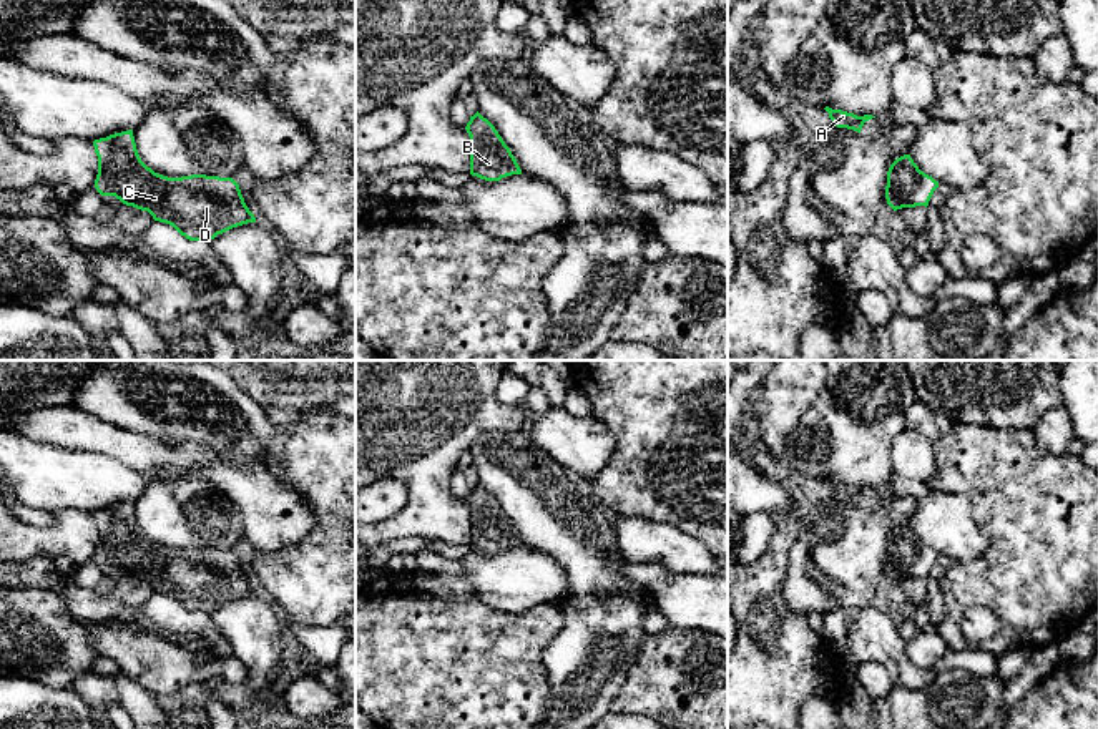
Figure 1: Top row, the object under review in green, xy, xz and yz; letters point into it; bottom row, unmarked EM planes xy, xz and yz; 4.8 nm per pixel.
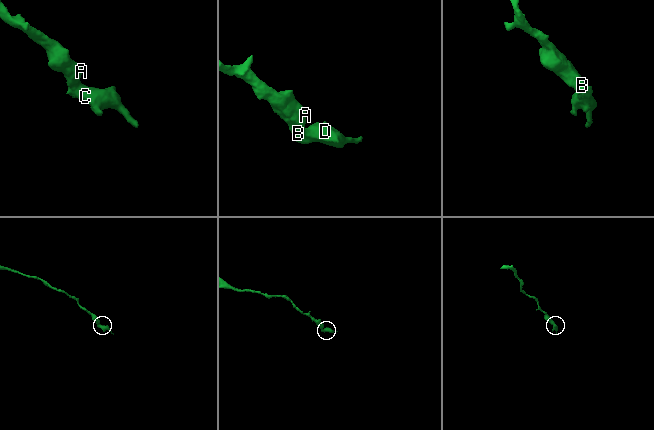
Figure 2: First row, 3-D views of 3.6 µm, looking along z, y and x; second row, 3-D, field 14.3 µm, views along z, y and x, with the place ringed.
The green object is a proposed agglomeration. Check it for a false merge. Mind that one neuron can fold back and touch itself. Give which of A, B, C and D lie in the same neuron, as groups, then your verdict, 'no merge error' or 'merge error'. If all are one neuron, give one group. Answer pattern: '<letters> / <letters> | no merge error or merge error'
A B C D | no merge error

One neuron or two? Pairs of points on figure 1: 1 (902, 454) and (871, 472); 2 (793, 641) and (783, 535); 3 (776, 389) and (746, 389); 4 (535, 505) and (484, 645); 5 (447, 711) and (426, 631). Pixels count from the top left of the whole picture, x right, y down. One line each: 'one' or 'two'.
1: two
2: one
3: two
4: two
5: one

